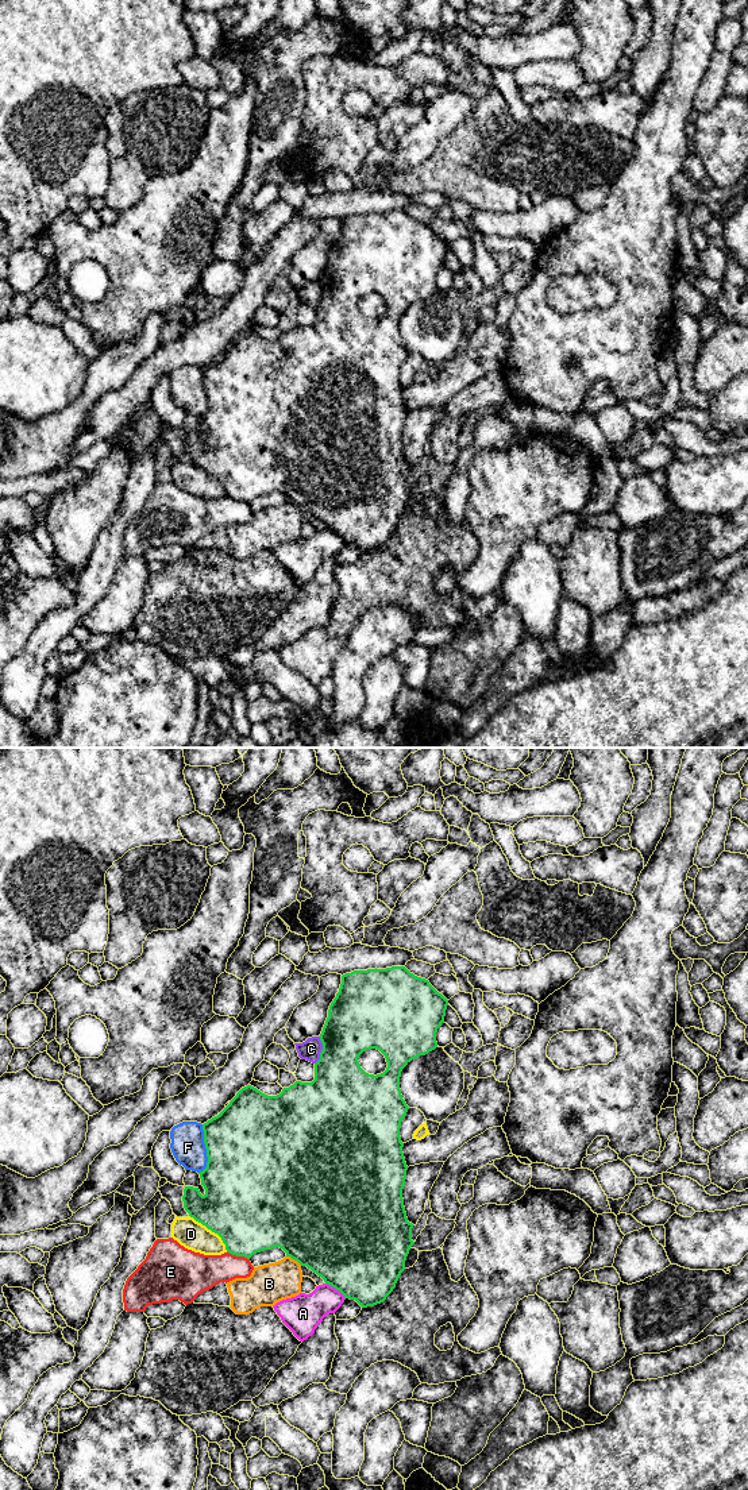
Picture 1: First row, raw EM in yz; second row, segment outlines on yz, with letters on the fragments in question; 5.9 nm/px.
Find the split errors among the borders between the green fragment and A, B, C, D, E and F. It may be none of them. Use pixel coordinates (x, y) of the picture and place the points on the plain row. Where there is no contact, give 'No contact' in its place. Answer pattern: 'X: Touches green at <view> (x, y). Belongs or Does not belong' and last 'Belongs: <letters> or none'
A: Touches green at yz (336, 533). Does not belong
B: Touches green at yz (295, 504). Does not belong
C: Touches green at yz (322, 294). Does not belong
D: Touches green at yz (212, 475). Does not belong
E: Touches green at yz (238, 500). Does not belong
F: Touches green at yz (205, 392). Does not belong
Belongs: none

